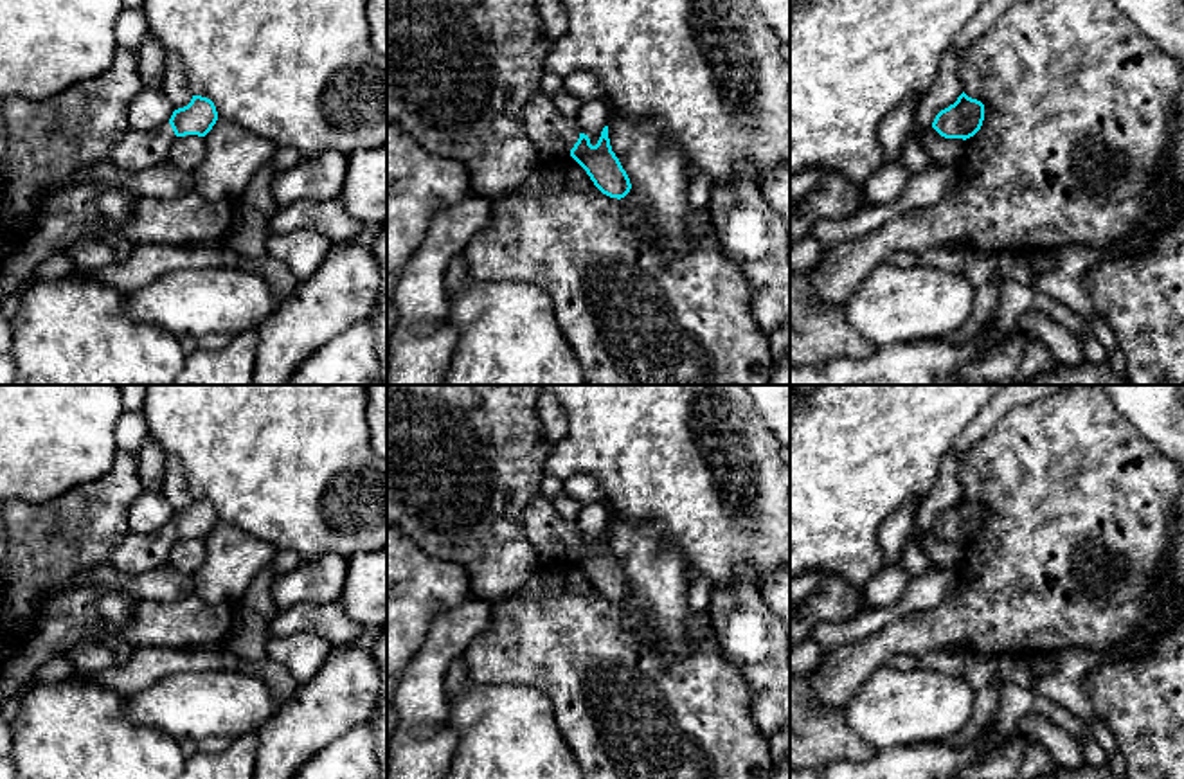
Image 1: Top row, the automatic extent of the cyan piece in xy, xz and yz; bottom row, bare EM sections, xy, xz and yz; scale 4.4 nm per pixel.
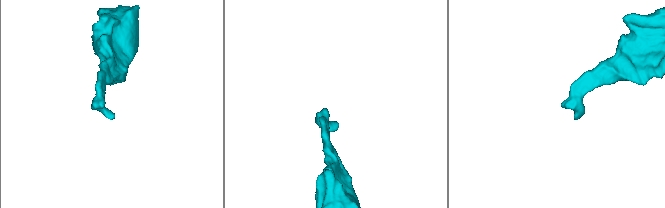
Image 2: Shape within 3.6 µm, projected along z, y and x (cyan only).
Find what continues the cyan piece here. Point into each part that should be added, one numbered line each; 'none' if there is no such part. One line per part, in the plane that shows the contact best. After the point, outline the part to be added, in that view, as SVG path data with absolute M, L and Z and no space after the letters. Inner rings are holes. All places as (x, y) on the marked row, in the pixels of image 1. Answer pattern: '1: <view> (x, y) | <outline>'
1: xz (546, 126) | M540 90L529 99L520 121L533 146L551 157L570 155L581 133L576 119L563 115L552 97Z

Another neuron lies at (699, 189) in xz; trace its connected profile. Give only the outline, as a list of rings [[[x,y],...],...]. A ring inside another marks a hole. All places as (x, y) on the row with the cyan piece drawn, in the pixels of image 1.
[[[687,164],[687,196],[693,205],[693,209],[705,209],[709,205],[713,180],[705,176],[702,171],[695,169],[691,164]]]

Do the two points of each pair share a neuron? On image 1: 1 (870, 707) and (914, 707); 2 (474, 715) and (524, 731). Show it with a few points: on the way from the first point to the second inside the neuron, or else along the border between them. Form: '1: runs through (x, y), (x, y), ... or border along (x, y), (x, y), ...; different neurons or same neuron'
1: runs through (880, 707), (904, 707); same neuron
2: runs through (486, 718), (502, 731), (511, 731); same neuron

